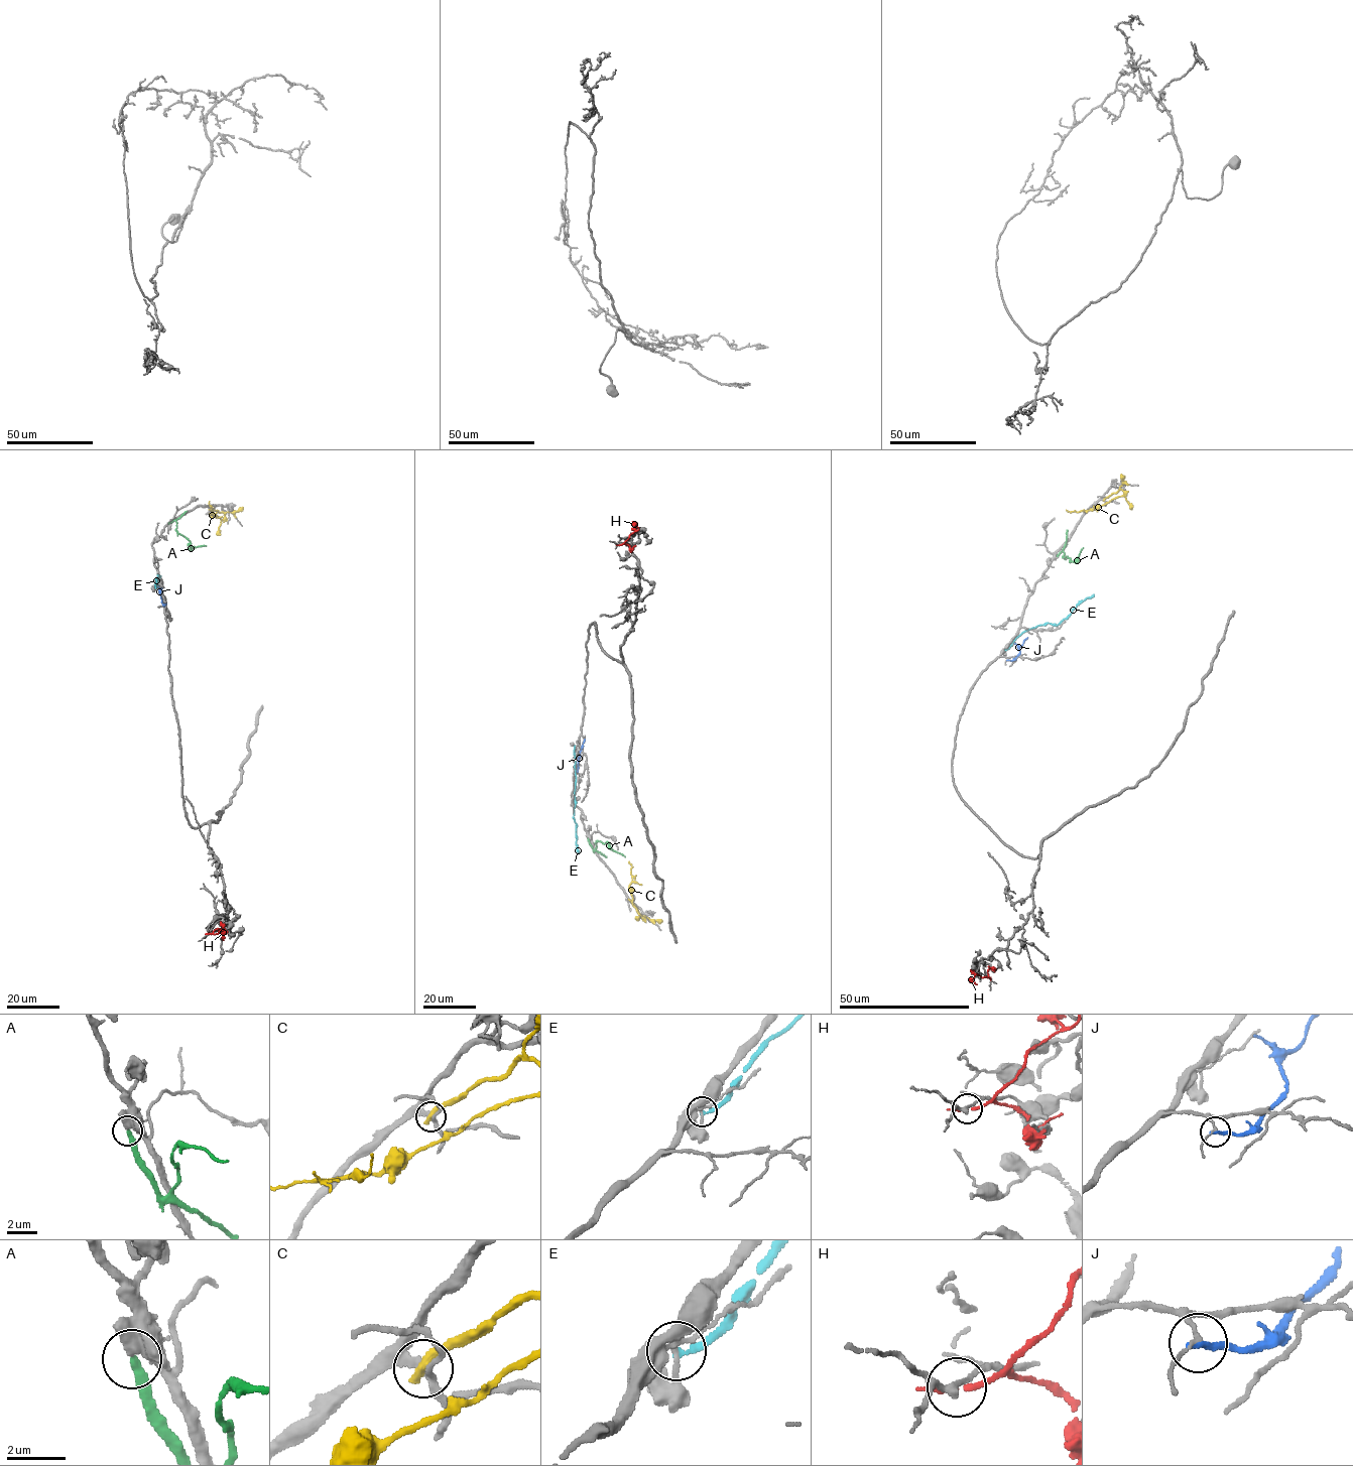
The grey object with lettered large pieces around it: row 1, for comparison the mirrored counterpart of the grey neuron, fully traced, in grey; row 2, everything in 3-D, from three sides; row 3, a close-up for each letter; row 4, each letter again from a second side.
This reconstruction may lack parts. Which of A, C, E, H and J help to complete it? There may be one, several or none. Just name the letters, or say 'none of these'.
none of these

